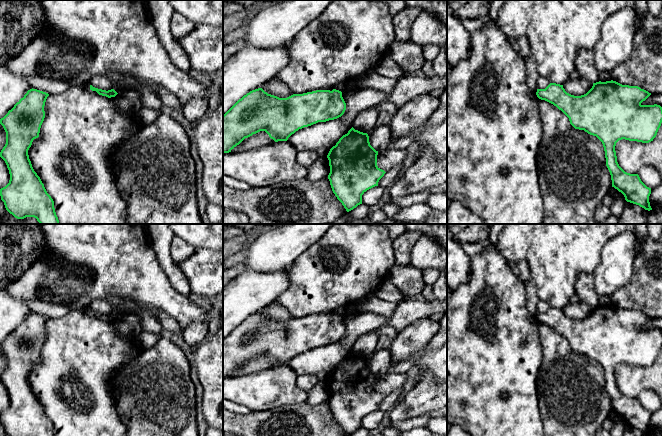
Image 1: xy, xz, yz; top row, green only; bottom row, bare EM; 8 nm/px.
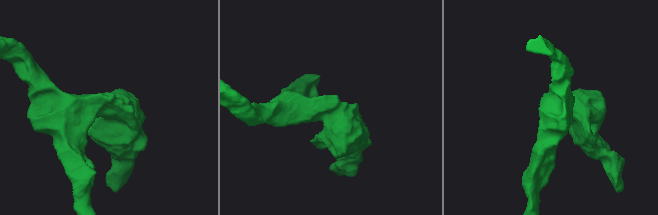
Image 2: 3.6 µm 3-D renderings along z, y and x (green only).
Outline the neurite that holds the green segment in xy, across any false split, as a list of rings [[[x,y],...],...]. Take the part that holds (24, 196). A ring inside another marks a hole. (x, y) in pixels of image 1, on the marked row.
[[[32,88],[0,119],[0,124],[6,132],[6,144],[0,152],[0,157],[5,161],[10,174],[9,183],[0,189],[0,196],[6,210],[17,219],[34,217],[40,224],[60,224],[54,201],[34,171],[28,155],[33,140],[39,137],[48,96],[48,93]]]

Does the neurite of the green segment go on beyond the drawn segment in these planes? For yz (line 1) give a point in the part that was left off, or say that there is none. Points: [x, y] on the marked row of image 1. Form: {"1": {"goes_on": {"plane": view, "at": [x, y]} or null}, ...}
{"1": {"goes_on": null}}

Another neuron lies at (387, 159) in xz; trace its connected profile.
[[[384,149],[378,152],[377,166],[385,172],[404,162],[407,149]]]

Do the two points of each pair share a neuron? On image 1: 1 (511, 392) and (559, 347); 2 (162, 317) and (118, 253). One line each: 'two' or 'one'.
1: two
2: two

